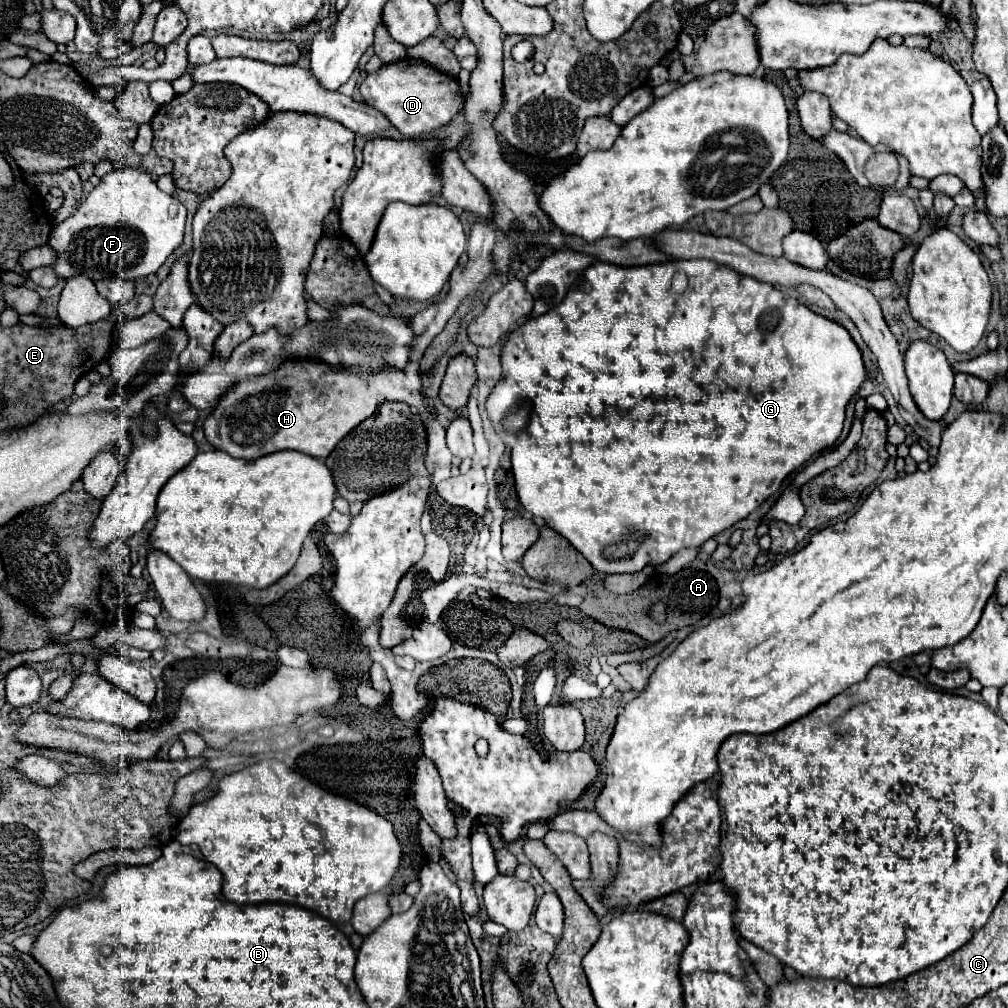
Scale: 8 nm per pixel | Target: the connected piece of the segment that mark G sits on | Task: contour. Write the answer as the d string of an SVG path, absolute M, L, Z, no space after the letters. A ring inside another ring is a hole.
M680 260L680 262L664 262L664 264L648 264L648 266L634 266L634 268L618 268L614 264L606 264L606 262L596 262L592 264L584 274L582 280L574 282L570 292L566 294L566 298L562 300L562 304L558 304L558 308L536 316L536 318L528 318L524 324L520 324L518 328L514 328L502 348L500 354L500 362L502 362L502 380L492 388L488 400L486 400L486 412L492 420L492 426L496 430L496 434L500 434L500 438L504 440L506 446L510 446L512 452L512 472L514 472L514 482L516 482L516 494L520 498L520 504L532 512L534 516L540 516L546 520L546 524L550 528L554 528L560 536L564 536L578 552L584 554L584 558L594 566L596 572L600 574L624 574L624 572L640 572L646 564L648 566L660 566L664 564L672 554L676 554L682 548L700 548L704 544L704 540L720 534L722 530L730 528L732 524L736 524L738 520L744 520L750 512L754 512L766 498L770 498L774 492L778 492L778 488L782 486L784 478L794 472L796 468L800 468L804 462L808 462L810 458L822 454L826 448L832 448L834 442L838 440L842 426L844 426L844 408L848 404L848 400L858 394L860 386L866 380L866 370L862 364L862 354L858 350L858 346L854 344L852 336L848 334L848 330L820 314L814 314L810 308L806 308L802 302L798 302L792 296L784 296L778 288L774 288L772 284L762 284L750 276L742 276L730 268L722 268L720 264L714 264L712 260Z

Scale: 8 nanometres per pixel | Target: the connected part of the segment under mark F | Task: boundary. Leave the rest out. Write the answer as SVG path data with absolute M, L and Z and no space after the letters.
M138 168L112 170L88 194L88 198L80 204L74 216L54 226L48 240L48 244L58 252L58 262L54 264L54 270L62 280L76 274L84 274L90 280L102 280L112 276L130 280L144 278L148 274L154 274L166 262L166 258L182 244L184 222L186 222L186 206L178 198L162 192L148 172Z

